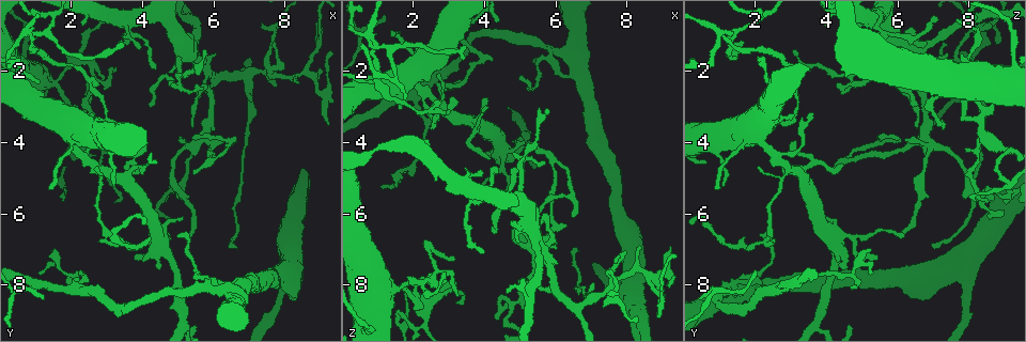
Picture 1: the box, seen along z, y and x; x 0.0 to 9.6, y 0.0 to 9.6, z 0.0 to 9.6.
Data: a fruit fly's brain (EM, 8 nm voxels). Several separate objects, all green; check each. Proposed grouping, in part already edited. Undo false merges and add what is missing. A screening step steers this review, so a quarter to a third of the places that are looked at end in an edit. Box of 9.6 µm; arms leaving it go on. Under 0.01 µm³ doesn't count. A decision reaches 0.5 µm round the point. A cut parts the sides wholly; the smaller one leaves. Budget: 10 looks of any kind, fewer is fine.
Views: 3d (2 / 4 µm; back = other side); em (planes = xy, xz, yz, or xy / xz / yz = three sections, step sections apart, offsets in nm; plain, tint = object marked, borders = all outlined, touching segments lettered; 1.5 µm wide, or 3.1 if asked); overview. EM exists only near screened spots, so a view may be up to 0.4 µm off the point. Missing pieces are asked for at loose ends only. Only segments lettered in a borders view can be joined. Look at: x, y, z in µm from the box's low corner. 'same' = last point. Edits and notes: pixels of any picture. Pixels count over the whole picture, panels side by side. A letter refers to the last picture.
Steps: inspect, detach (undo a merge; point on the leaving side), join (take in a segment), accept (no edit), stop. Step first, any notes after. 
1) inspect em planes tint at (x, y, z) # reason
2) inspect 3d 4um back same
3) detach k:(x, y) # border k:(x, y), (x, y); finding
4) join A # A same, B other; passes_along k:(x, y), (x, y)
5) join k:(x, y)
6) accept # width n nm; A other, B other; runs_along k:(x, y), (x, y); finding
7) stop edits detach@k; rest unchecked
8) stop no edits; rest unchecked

inspect em xy step 4 tint at (0.80, 1.00, 1.05) # thick turns thin

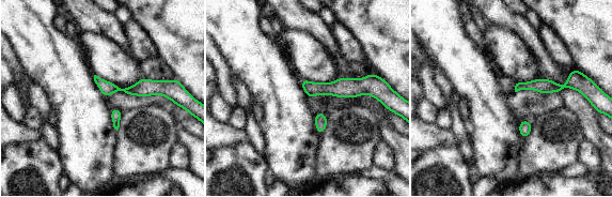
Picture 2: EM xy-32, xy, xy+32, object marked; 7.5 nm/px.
inspect em planes tint same # another direction

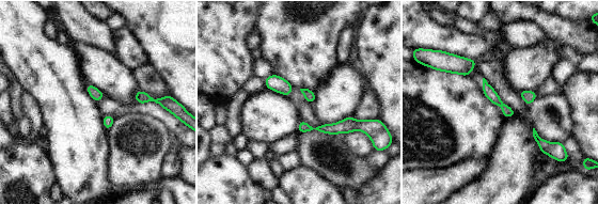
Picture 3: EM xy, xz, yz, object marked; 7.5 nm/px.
inspect em planes borders same # see the neighbours

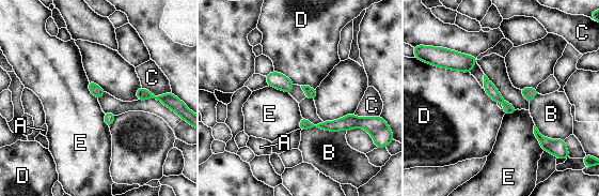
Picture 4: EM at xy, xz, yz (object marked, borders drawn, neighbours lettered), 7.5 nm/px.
accept # A other, B other, C other, D other, E other; runs_along 4:(486, 81), (488, 87), (513, 111); one neuron here

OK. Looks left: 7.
inspect em planes plain at (1.65, 3.20, 3.10) # an open end

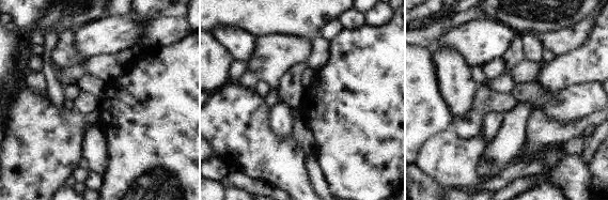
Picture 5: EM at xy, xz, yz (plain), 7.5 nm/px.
inspect em planes tint same # where the object lies

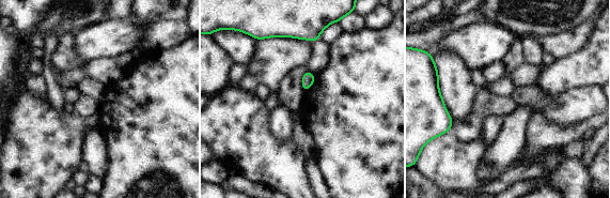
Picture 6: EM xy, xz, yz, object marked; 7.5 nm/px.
inspect em planes borders same # what lies round it

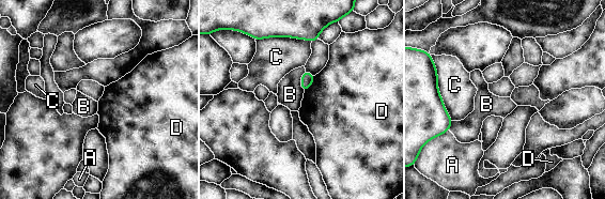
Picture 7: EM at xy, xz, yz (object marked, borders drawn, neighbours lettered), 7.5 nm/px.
accept # A other, B other, C other, D other; border 7:(314, 76), (313, 82), (305, 92); none of them fits

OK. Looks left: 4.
inspect 3d 4um at (3.20, 5.70, 8.55) # thin end

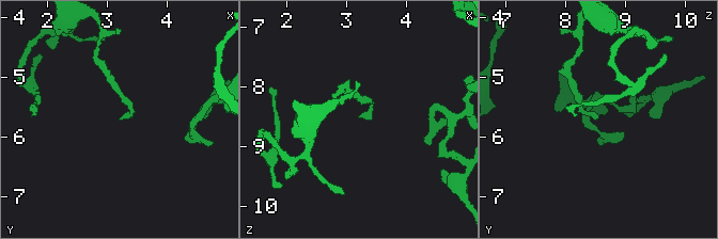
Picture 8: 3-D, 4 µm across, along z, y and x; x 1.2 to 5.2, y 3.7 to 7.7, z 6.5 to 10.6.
inspect em planes borders at (3.20, 5.70, 8.50) # now the EM

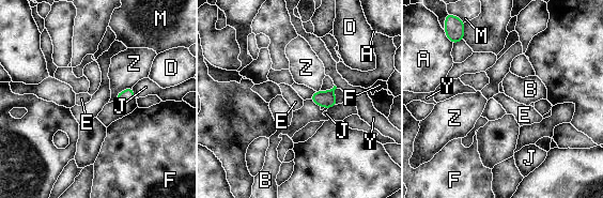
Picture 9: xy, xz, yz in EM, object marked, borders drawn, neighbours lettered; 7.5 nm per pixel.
accept # A other, B other, D other, E other, F other, J other, M other, Y other, Z other; border 9:(309, 100), (320, 107); no lettered segment goes on from it

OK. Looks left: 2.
inspect 3d 4um at (8.35, 2.35, 6.95) # free end

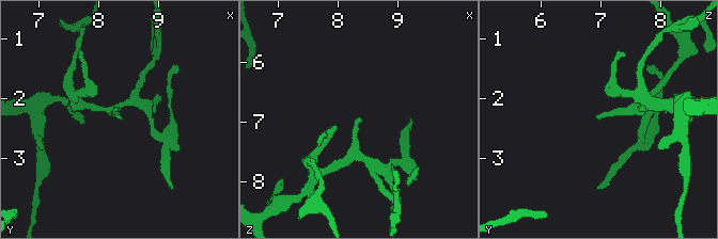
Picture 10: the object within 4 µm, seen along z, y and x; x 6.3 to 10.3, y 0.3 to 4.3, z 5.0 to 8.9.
inspect em xy step 8 borders at (8.35, 2.30, 6.95)

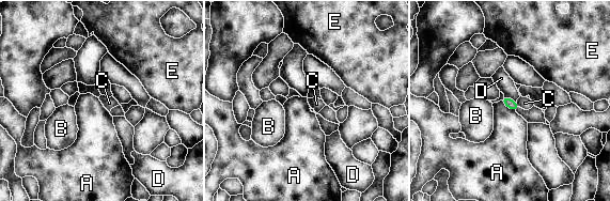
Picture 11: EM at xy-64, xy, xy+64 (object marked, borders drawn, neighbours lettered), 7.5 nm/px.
accept # longest_contact A 150 nm; A other, B other, C other, D other, E other; border 11:(503, 95), (516, 102); no lettered segment goes on from it

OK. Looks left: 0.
stop no edits; rest unchecked

